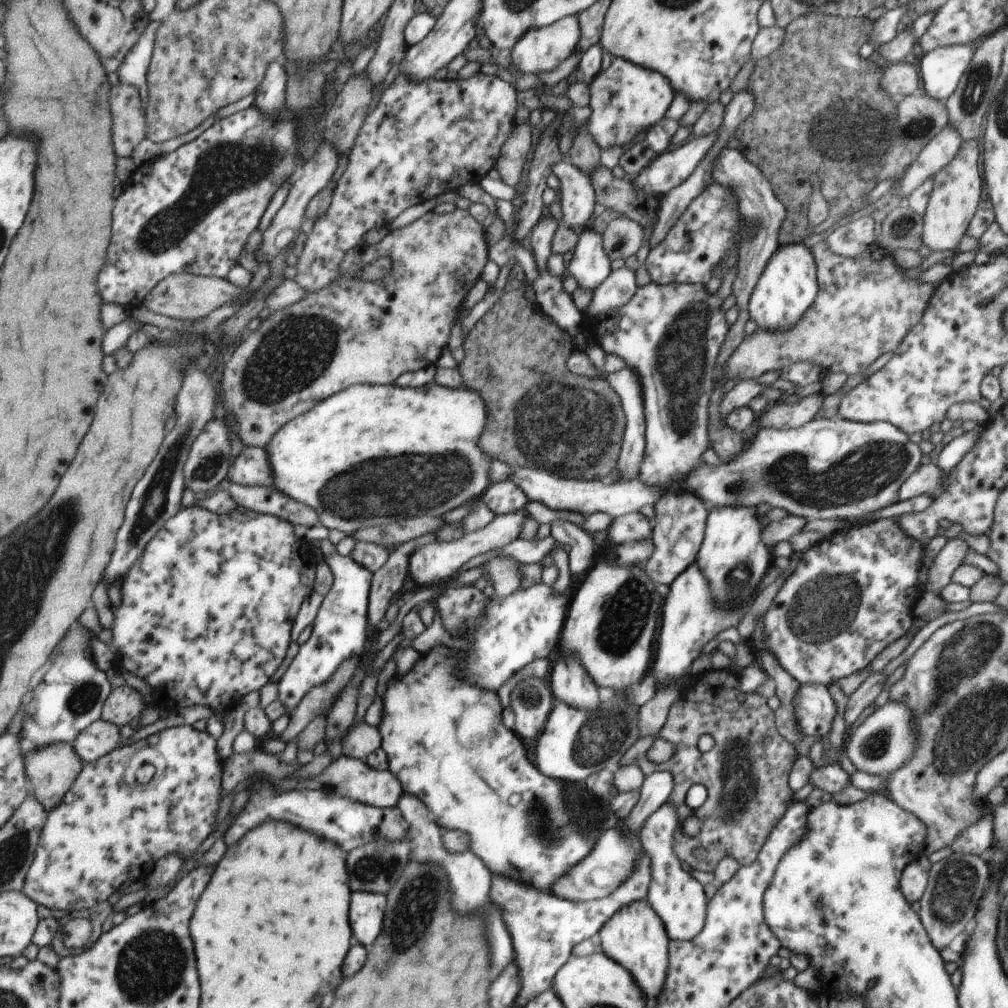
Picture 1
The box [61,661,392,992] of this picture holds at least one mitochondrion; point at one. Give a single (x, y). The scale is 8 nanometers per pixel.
(85, 695)

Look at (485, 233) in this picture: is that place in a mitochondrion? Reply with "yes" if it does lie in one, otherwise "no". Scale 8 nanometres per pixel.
no

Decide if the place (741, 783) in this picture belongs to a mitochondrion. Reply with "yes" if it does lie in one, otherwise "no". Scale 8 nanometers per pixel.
yes

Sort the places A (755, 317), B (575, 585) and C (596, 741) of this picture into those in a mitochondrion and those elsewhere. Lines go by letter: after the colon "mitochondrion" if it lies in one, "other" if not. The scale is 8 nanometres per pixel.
A: other
B: other
C: mitochondrion

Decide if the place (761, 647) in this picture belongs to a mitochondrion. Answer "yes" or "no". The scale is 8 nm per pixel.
no

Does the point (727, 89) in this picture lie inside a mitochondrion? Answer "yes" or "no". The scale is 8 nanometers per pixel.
no

